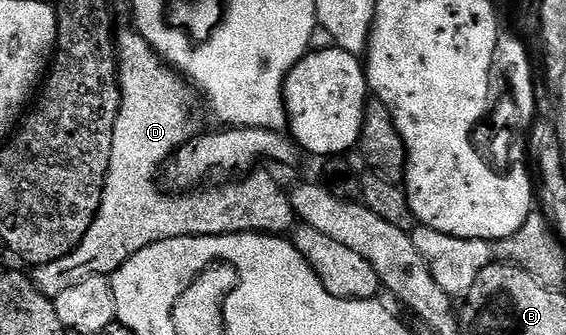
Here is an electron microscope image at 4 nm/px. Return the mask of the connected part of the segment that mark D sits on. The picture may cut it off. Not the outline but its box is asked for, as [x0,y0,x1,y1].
[32,28,295,299]

